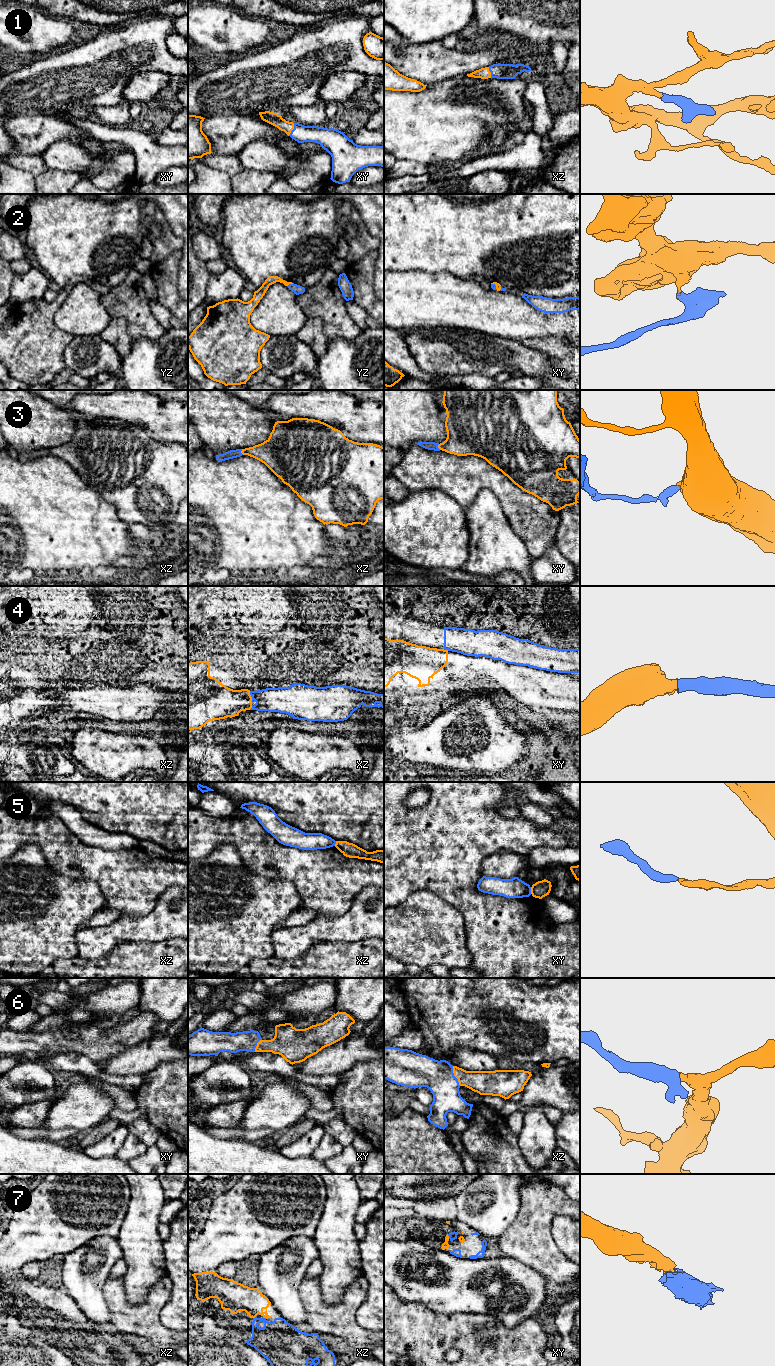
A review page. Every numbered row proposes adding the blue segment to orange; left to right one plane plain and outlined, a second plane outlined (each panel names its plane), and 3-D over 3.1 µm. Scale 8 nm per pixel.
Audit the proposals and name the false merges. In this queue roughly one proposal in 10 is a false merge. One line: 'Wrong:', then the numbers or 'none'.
Wrong: 4, 5

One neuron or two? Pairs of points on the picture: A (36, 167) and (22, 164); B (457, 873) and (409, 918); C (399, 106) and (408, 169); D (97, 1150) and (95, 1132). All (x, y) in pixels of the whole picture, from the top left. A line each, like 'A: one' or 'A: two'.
A: one
B: two
C: two
D: two

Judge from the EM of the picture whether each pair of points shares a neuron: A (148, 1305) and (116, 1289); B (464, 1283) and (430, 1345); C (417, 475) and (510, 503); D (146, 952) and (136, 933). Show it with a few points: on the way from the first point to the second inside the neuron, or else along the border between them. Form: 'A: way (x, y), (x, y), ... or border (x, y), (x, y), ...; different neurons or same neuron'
A: way (138, 1309), (129, 1309), (119, 1299); same neuron
B: border (426, 1305), (432, 1310), (441, 1313), (472, 1313); different neurons
C: way (441, 475), (485, 475), (489, 479); same neuron
D: border (164, 940), (124, 941), (118, 945); different neurons

